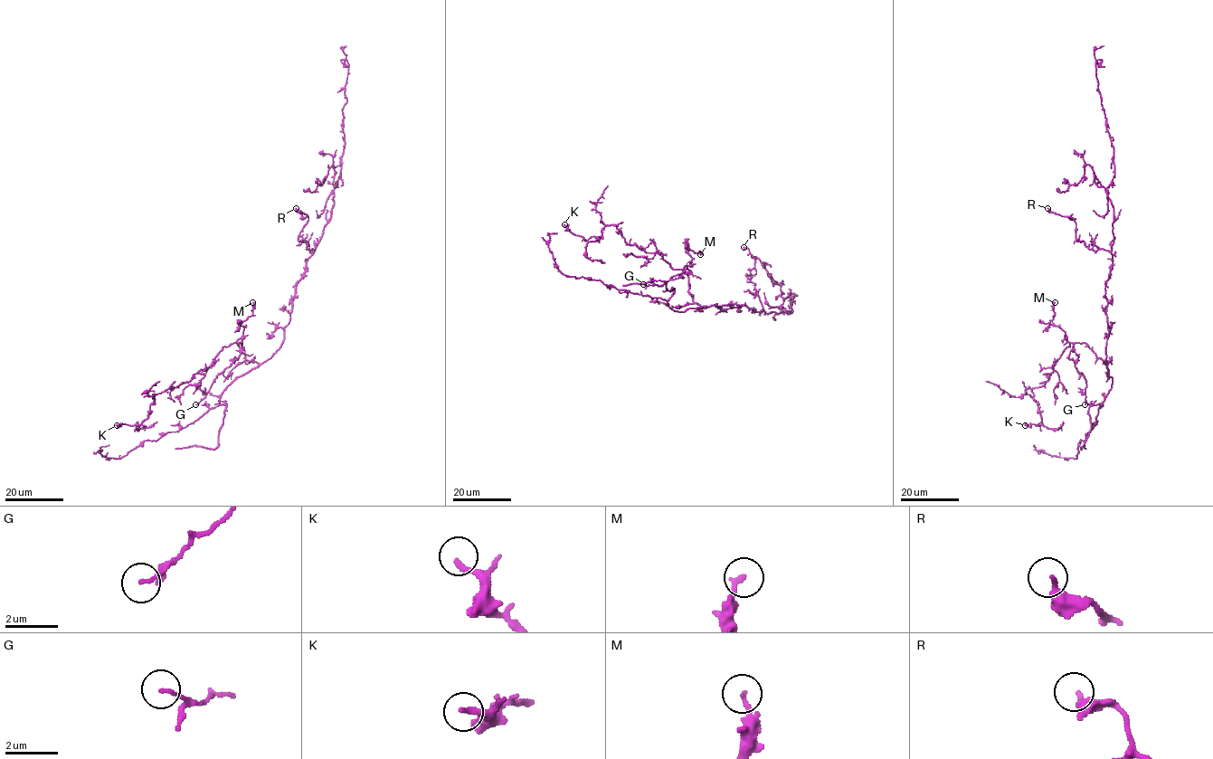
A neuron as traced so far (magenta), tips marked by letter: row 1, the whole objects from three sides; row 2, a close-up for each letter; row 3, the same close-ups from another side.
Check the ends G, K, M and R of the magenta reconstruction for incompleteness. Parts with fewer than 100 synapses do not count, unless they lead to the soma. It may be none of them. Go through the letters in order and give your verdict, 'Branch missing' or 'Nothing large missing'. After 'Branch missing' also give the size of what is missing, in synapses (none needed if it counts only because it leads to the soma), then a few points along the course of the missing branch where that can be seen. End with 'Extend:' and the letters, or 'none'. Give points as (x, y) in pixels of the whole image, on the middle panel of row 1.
G: Nothing large missing
K: Nothing large missing
M: Nothing large missing
R: Nothing large missing
Extend: none

